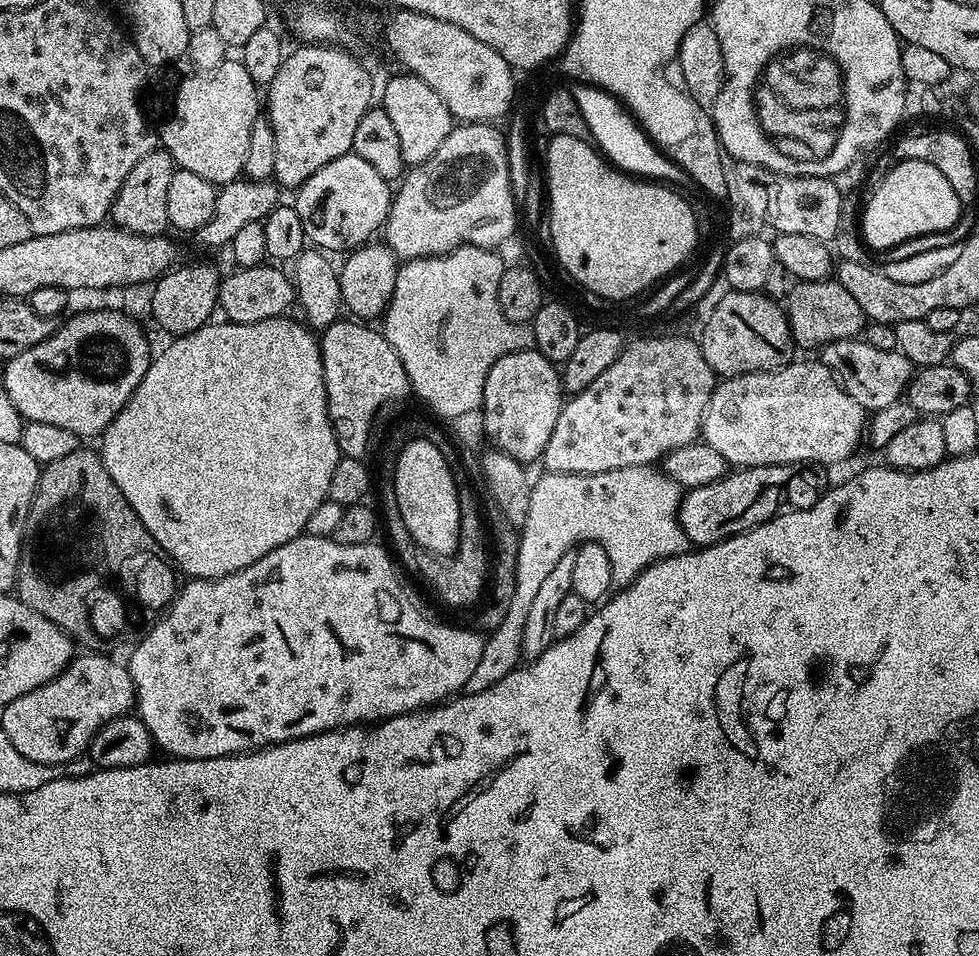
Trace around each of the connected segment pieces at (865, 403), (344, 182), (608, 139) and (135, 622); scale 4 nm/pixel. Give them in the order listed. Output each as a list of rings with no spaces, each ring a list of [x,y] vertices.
[[[863,338],[839,340],[819,349],[818,359],[821,364],[835,376],[836,380],[869,413],[882,410],[882,406],[890,406],[890,402],[898,402],[905,395],[908,383],[914,375],[914,365],[897,350],[887,352],[870,346]]]
[[[349,154],[326,162],[322,170],[310,174],[302,187],[295,189],[294,196],[294,207],[298,218],[302,218],[307,243],[328,254],[347,254],[369,243],[375,237],[372,235],[383,229],[392,208],[394,188],[366,158]]]
[[[575,85],[571,89],[572,97],[578,102],[578,108],[586,119],[587,128],[592,134],[592,140],[603,152],[612,152],[620,164],[628,164],[628,168],[636,168],[639,172],[656,172],[656,175],[668,176],[676,182],[684,183],[689,180],[681,167],[673,163],[651,139],[644,129],[637,123],[630,111],[611,93],[596,85]]]
[[[81,446],[74,450],[74,454],[66,454],[62,458],[54,458],[54,462],[43,465],[40,469],[40,481],[36,484],[36,493],[32,495],[32,505],[28,511],[28,520],[24,524],[24,543],[20,546],[20,565],[16,571],[16,587],[18,599],[30,610],[42,614],[42,618],[50,618],[68,636],[71,636],[77,645],[85,644],[85,649],[100,650],[103,644],[128,644],[135,645],[144,639],[144,635],[155,626],[156,621],[160,619],[162,613],[168,605],[176,599],[178,591],[178,569],[172,562],[171,556],[164,551],[159,542],[142,526],[138,514],[126,502],[122,490],[110,478],[110,474],[104,465],[104,457],[99,451],[91,452],[87,446]]]

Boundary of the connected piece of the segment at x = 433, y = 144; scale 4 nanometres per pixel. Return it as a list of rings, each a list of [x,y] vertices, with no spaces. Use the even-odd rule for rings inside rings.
[[[412,73],[398,74],[392,77],[384,88],[382,107],[384,112],[390,115],[390,122],[398,133],[400,153],[404,162],[415,166],[430,158],[449,136],[454,127],[454,118],[442,98],[439,98],[426,82],[422,82]]]

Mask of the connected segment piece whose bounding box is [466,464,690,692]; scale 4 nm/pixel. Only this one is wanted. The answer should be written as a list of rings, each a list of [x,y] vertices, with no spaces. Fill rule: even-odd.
[[[643,464],[598,474],[545,471],[543,475],[531,485],[529,512],[518,532],[520,545],[510,608],[502,624],[491,629],[485,639],[482,658],[478,658],[478,666],[474,666],[474,674],[470,674],[466,685],[468,692],[481,692],[494,686],[494,682],[517,667],[516,652],[518,656],[530,590],[542,586],[562,554],[581,544],[598,542],[606,550],[606,558],[610,558],[613,585],[623,586],[631,584],[642,569],[656,560],[689,551],[688,539],[680,525],[681,486],[659,467]]]

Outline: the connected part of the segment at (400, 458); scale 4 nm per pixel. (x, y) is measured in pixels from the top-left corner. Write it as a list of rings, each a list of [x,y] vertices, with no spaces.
[[[425,438],[409,439],[397,455],[396,469],[390,477],[390,484],[392,484],[391,495],[398,498],[398,510],[402,514],[402,522],[406,522],[406,530],[410,530],[413,545],[417,549],[425,548],[426,551],[433,552],[436,556],[451,557],[460,541],[459,494],[456,493],[451,468],[446,464],[446,459],[438,450],[438,446]]]

